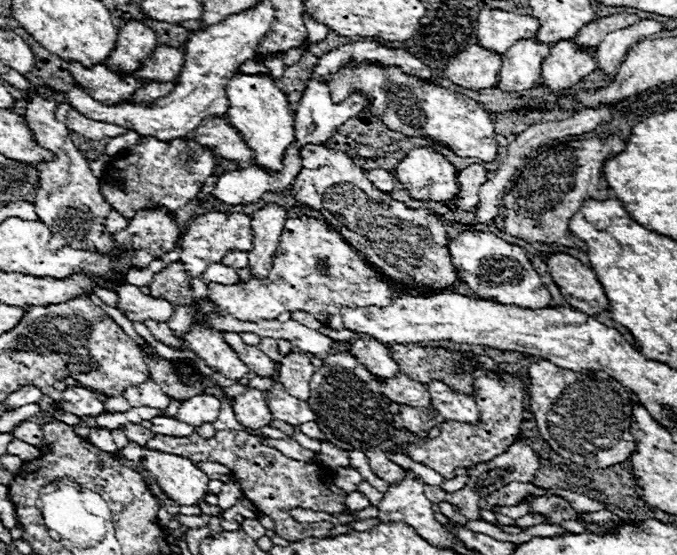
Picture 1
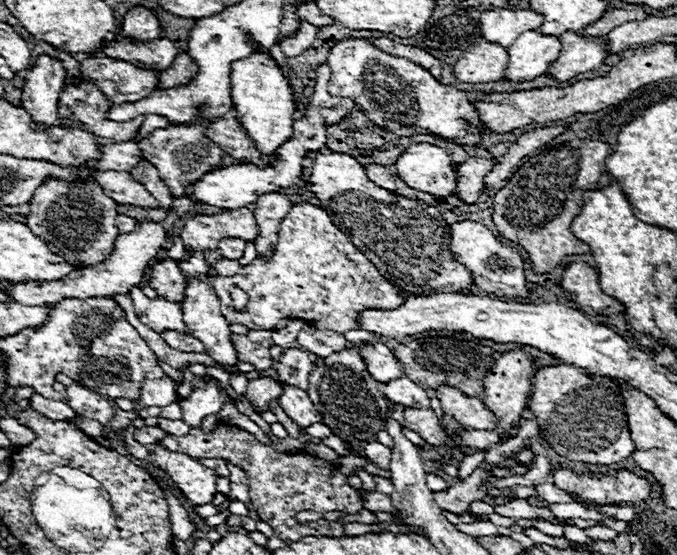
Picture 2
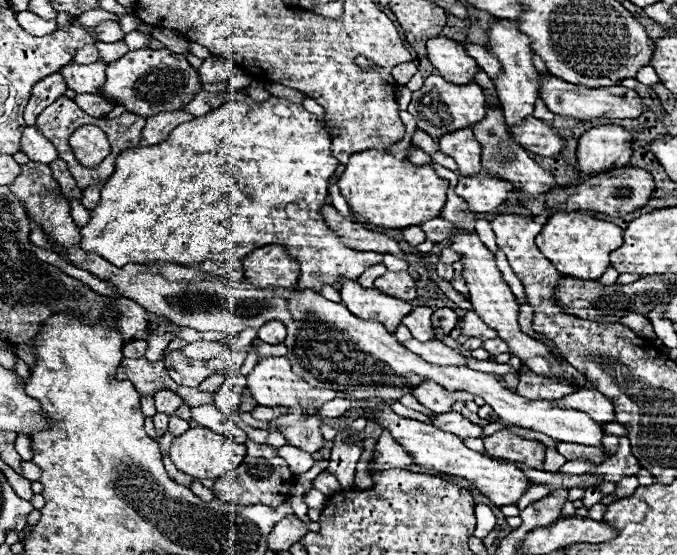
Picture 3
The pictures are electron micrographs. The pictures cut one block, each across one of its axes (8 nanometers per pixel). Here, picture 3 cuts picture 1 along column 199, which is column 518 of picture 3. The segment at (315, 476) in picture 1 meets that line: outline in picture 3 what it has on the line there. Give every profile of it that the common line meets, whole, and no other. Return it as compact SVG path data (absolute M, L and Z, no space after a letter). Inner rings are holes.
M508 428L498 430L492 436L484 438L486 454L510 462L522 462L528 468L544 468L544 450L546 446L536 440L524 440L518 434L512 434Z

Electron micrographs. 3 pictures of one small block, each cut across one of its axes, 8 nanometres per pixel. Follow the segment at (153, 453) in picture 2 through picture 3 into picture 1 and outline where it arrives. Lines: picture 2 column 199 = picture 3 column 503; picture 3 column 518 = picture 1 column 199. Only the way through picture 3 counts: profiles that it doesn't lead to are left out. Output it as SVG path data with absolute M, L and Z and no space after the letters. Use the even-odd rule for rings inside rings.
M128 442L126 448L122 450L116 450L114 452L118 458L124 458L124 460L130 460L134 462L138 468L142 470L148 470L152 474L152 478L156 480L156 484L160 486L160 490L174 502L178 504L186 504L186 506L192 506L196 504L200 498L204 498L204 494L208 492L208 482L210 478L204 476L202 470L196 468L196 464L188 458L182 458L182 456L174 456L174 454L164 454L164 452L156 452L156 450L146 450L138 444L132 444Z

